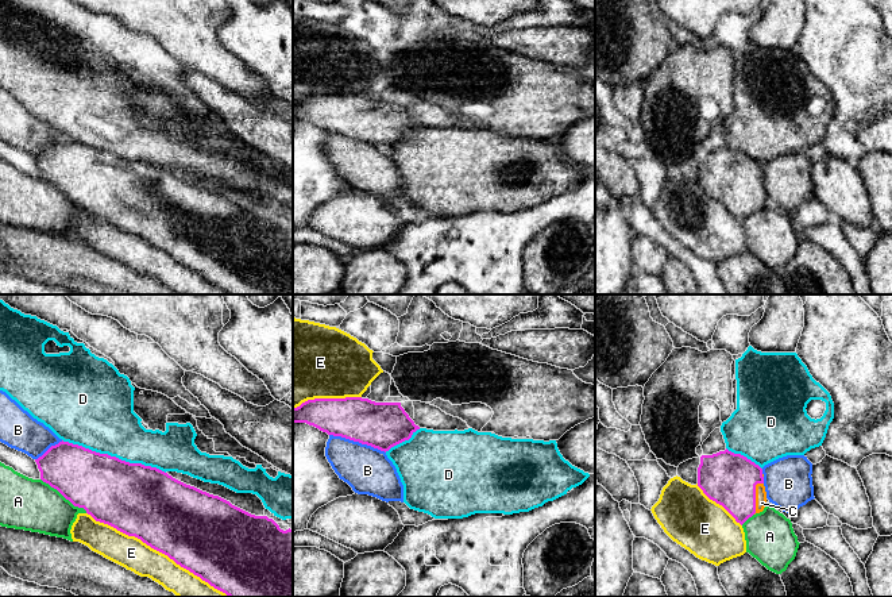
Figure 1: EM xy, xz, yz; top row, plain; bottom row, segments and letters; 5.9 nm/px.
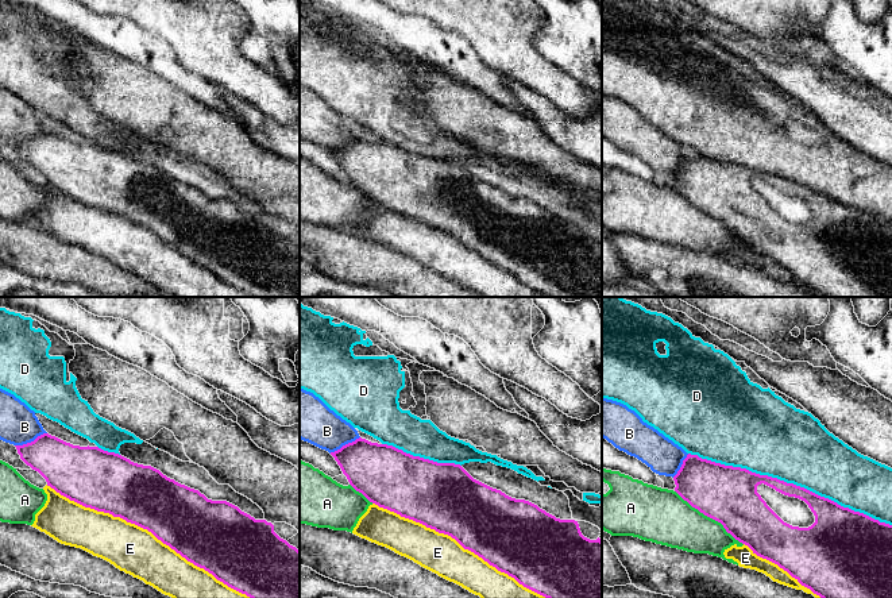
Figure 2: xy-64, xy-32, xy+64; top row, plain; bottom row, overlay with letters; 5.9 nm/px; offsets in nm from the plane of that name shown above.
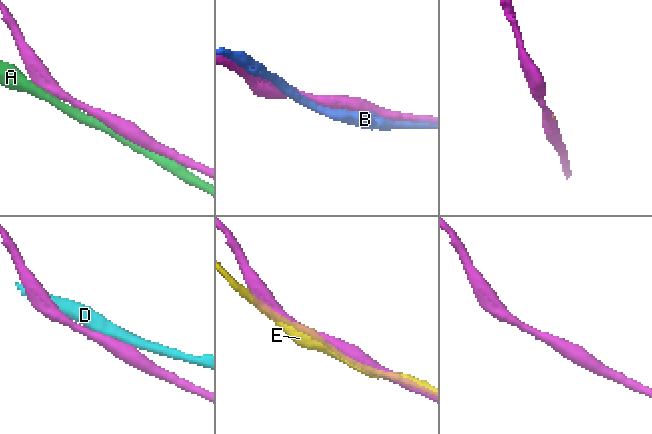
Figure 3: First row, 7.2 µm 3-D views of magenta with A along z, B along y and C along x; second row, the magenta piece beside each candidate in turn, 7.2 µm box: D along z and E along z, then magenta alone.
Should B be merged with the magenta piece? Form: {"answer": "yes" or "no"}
{"answer": "no"}

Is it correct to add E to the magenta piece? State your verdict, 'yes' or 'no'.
no

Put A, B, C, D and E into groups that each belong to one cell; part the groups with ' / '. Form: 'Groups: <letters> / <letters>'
Groups: A / B / C / D / E

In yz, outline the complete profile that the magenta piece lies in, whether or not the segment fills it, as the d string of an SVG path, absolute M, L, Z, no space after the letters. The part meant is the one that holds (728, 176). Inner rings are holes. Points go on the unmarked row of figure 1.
M727 146L700 154L698 184L741 223L768 203L762 166Z

